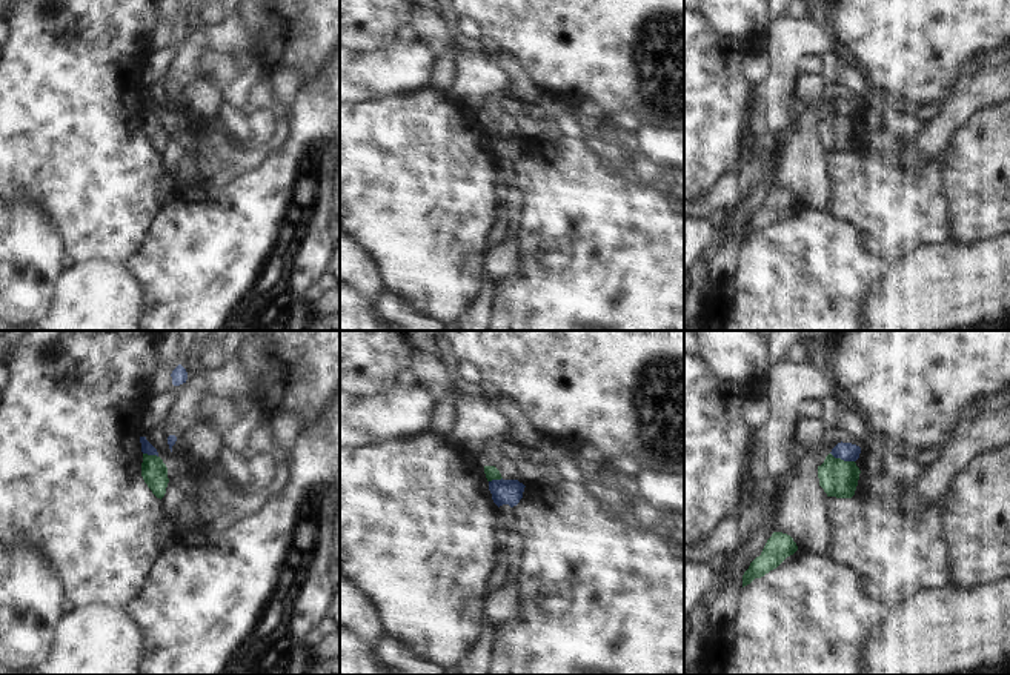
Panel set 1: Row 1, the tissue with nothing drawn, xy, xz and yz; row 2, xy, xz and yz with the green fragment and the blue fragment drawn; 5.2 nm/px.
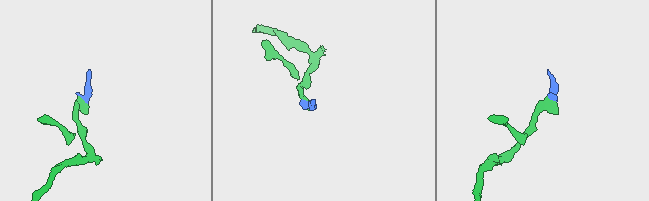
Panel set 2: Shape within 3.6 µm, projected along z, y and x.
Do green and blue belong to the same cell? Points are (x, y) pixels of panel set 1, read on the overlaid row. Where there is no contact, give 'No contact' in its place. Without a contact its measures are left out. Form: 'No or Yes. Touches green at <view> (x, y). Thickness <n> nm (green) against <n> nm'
No. Touches green at yz (843, 460). Thickness 190 nm (green) against 100 nm

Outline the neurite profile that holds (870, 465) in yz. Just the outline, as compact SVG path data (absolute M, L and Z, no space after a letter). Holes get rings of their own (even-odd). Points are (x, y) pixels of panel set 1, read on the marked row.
M861 449L859 458L855 461L859 467L859 481L869 484L878 480L885 471L884 461L878 452Z

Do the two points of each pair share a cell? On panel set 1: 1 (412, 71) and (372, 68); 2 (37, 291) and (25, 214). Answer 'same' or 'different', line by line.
1: same
2: same

